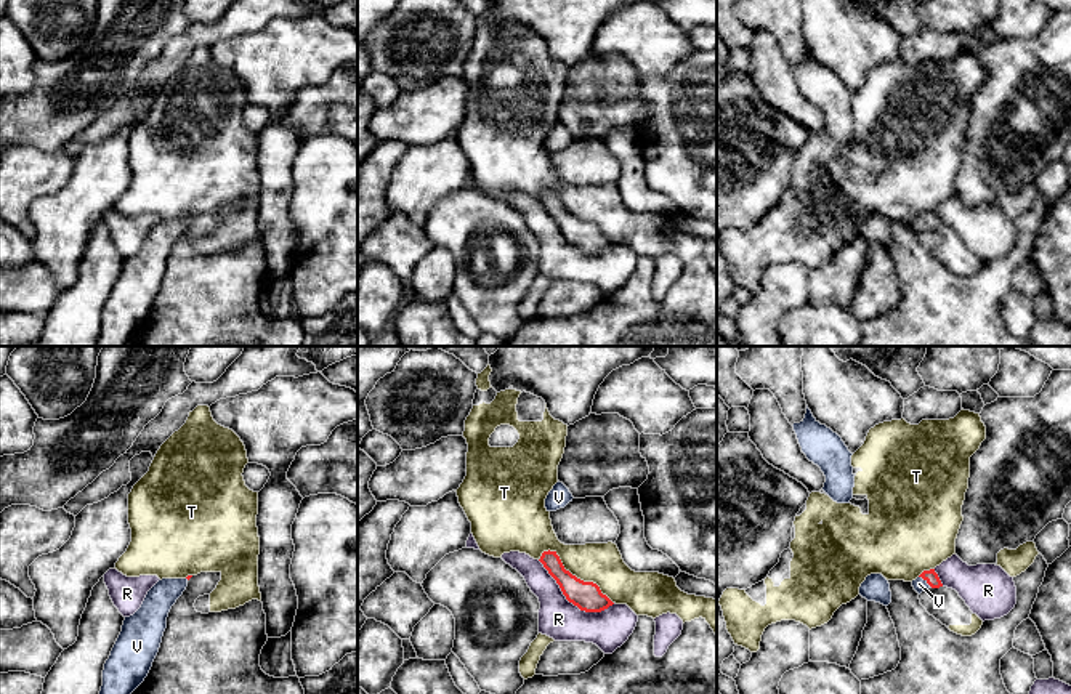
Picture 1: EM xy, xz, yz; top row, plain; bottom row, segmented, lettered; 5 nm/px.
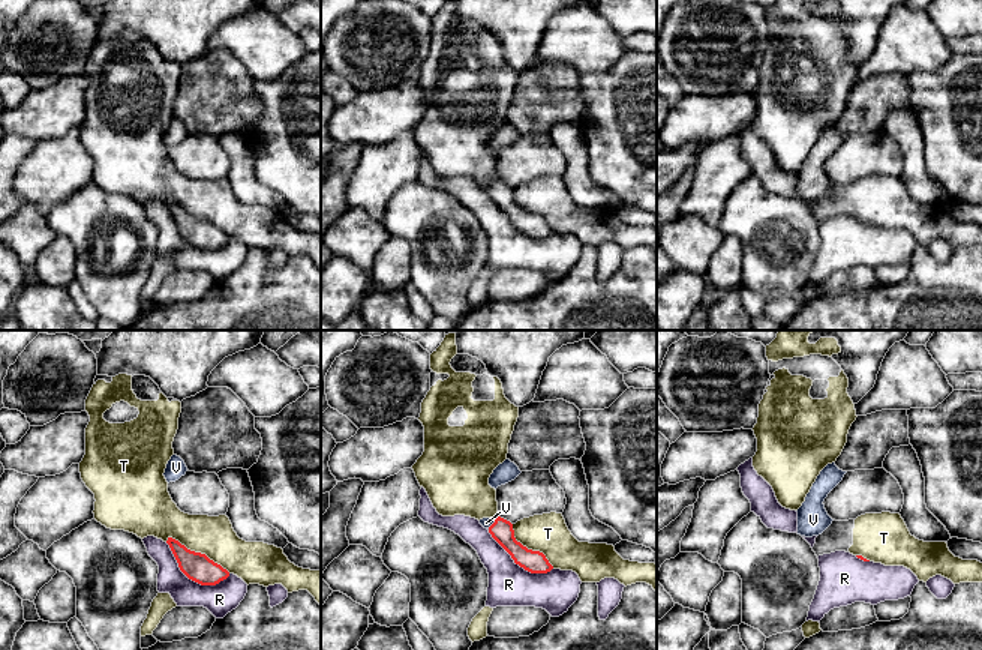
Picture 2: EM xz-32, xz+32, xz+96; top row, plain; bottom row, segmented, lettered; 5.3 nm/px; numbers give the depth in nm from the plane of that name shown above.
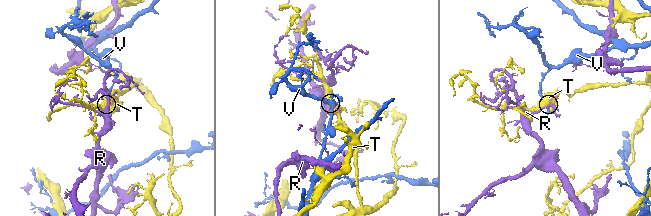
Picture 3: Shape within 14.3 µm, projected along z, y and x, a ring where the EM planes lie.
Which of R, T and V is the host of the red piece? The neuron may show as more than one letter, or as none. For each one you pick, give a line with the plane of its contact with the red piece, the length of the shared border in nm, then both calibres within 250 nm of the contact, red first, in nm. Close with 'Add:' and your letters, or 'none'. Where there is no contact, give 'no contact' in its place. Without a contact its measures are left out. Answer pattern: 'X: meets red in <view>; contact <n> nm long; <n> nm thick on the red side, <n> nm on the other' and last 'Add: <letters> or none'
V: meets red in yz; contact 90 nm long; 70 nm thick on the red side, 70 nm on the other
Add: V

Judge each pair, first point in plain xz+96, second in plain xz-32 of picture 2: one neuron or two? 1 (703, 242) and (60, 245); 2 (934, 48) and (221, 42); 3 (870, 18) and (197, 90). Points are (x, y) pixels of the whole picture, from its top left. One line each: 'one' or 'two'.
1: two
2: one
3: two

